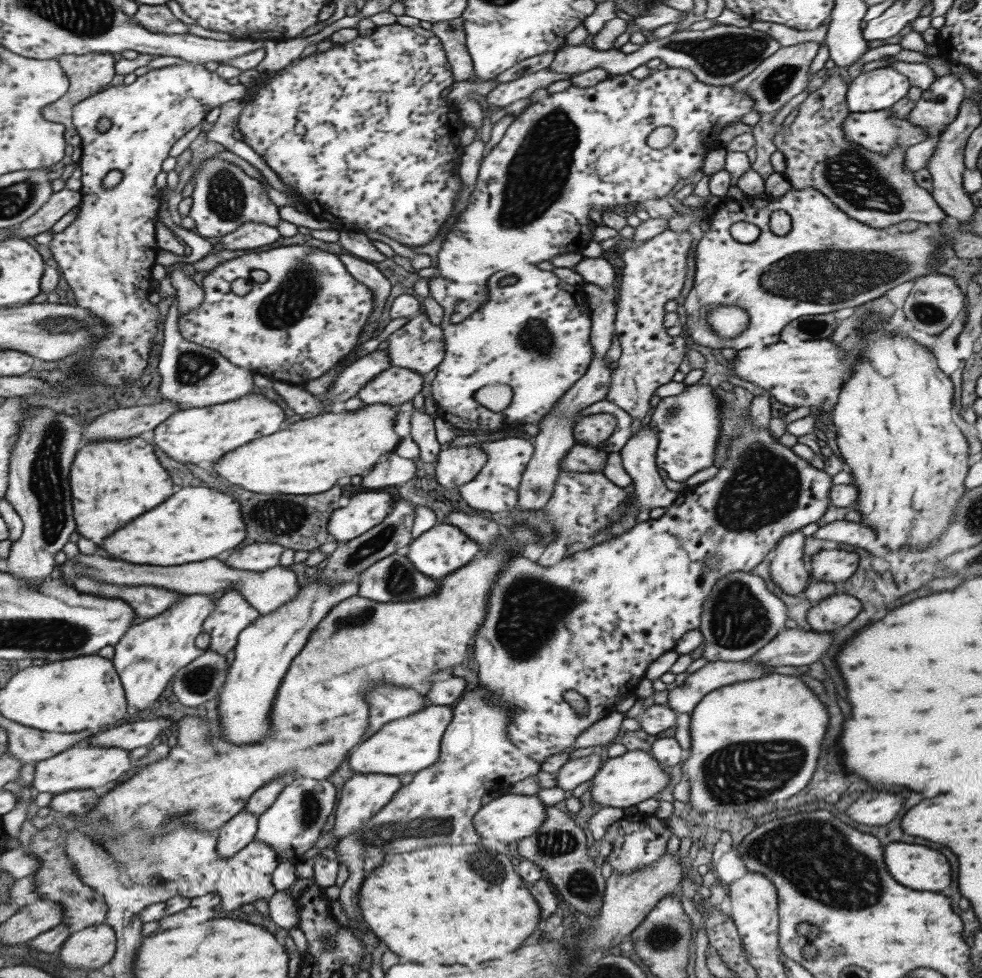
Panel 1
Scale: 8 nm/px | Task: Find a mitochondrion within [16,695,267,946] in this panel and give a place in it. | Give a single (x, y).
(118, 856)

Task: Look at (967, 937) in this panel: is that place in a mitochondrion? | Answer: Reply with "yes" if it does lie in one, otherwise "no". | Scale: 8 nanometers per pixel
no

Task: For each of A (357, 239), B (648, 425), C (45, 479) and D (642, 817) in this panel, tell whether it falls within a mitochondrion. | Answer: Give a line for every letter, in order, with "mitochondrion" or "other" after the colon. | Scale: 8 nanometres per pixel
A: other
B: other
C: mitochondrion
D: other

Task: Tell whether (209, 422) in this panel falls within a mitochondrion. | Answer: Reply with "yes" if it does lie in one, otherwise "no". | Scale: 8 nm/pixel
no

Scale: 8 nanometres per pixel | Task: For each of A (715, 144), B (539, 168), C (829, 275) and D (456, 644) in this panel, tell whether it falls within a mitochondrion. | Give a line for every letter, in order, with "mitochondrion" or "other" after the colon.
A: other
B: mitochondrion
C: mitochondrion
D: other

